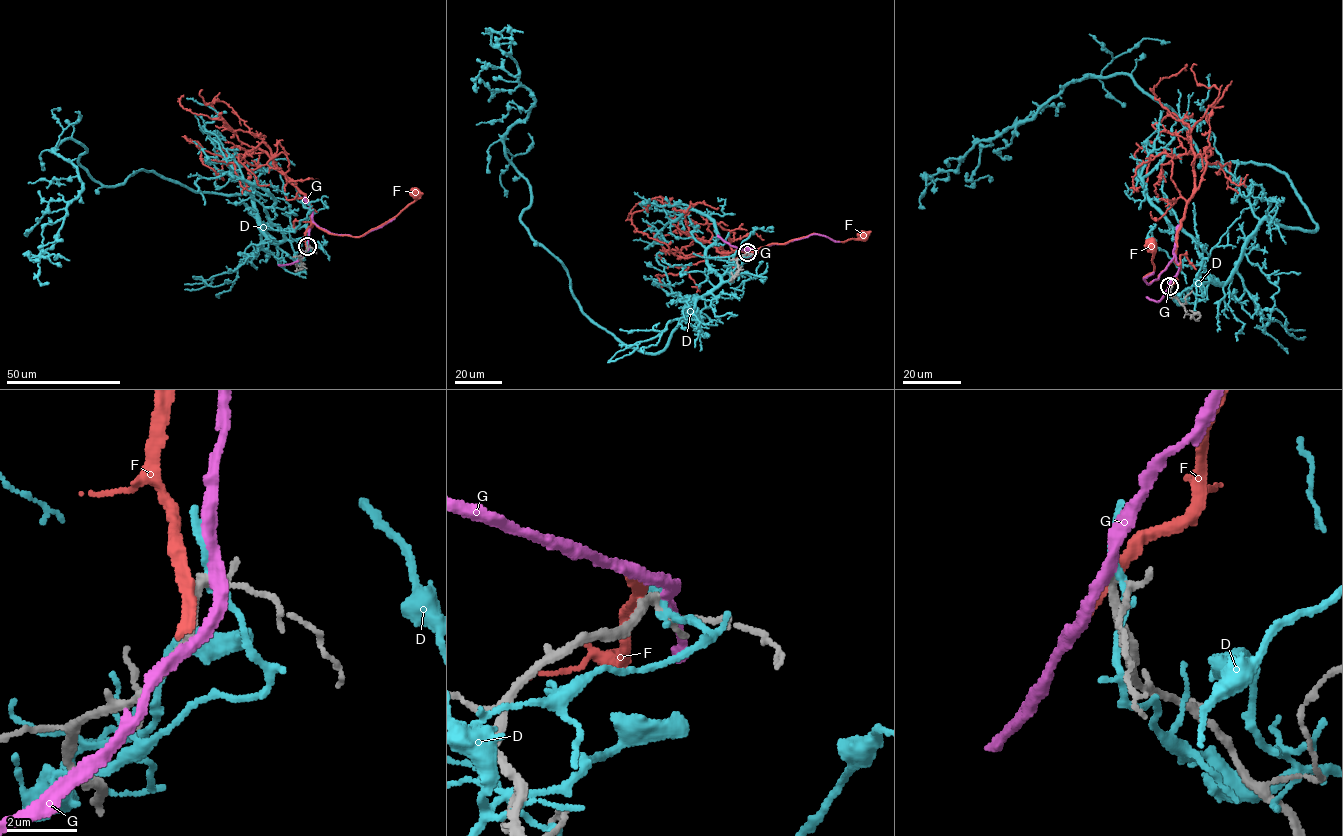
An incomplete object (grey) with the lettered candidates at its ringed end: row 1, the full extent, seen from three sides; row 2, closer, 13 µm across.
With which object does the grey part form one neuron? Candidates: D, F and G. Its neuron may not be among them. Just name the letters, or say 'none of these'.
none of these

